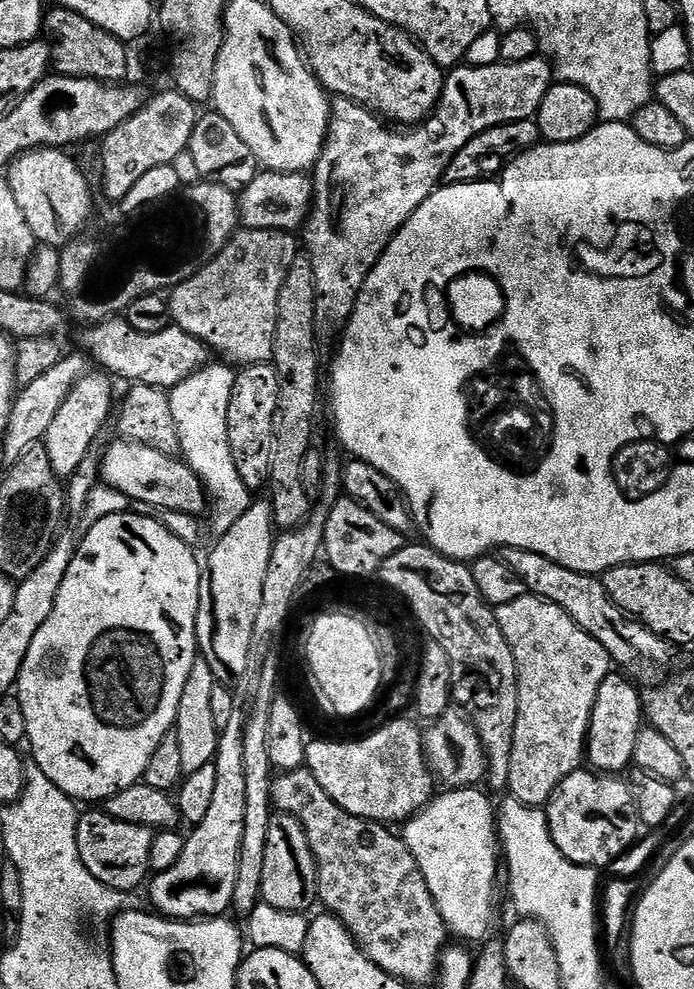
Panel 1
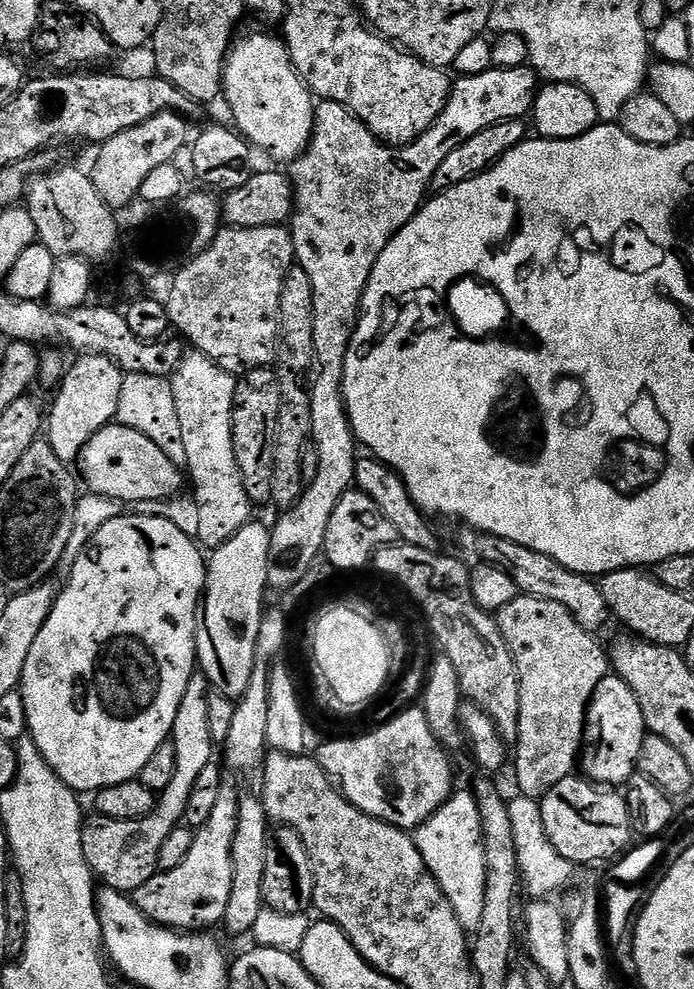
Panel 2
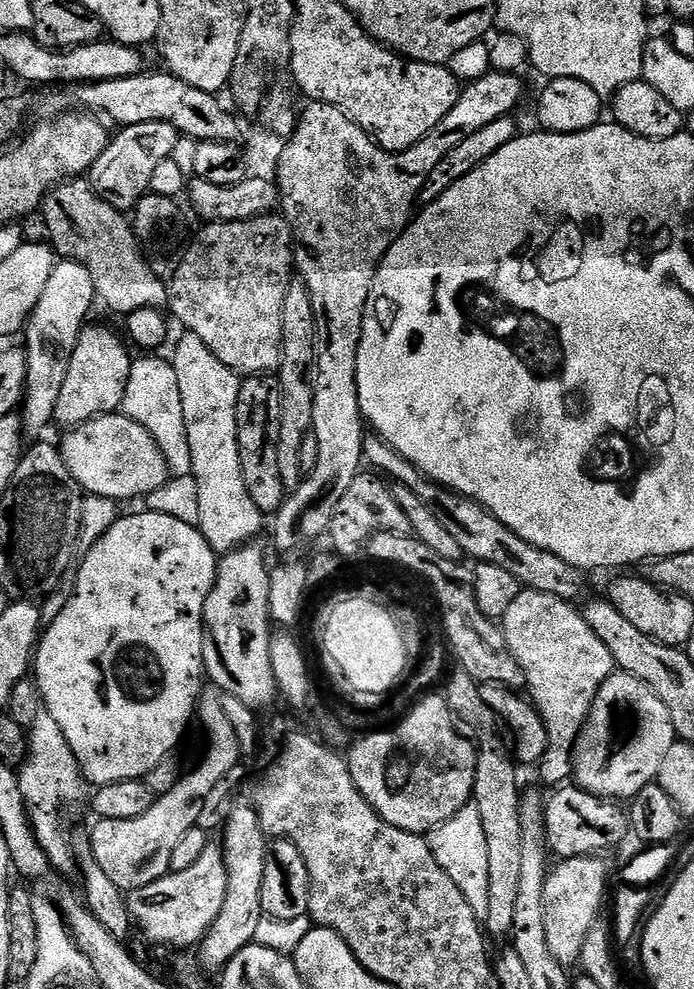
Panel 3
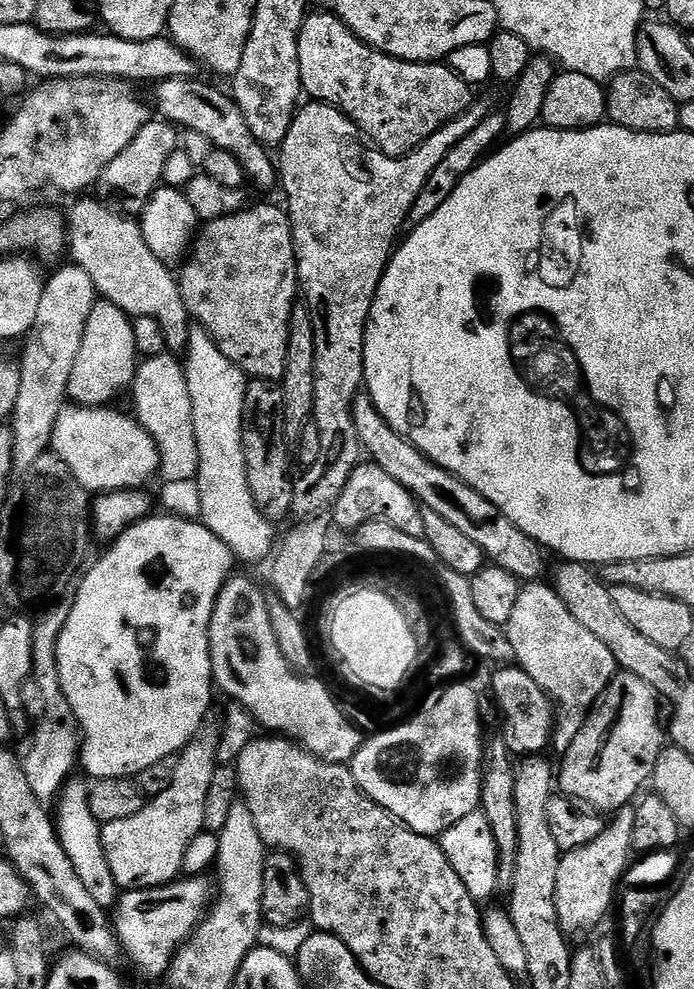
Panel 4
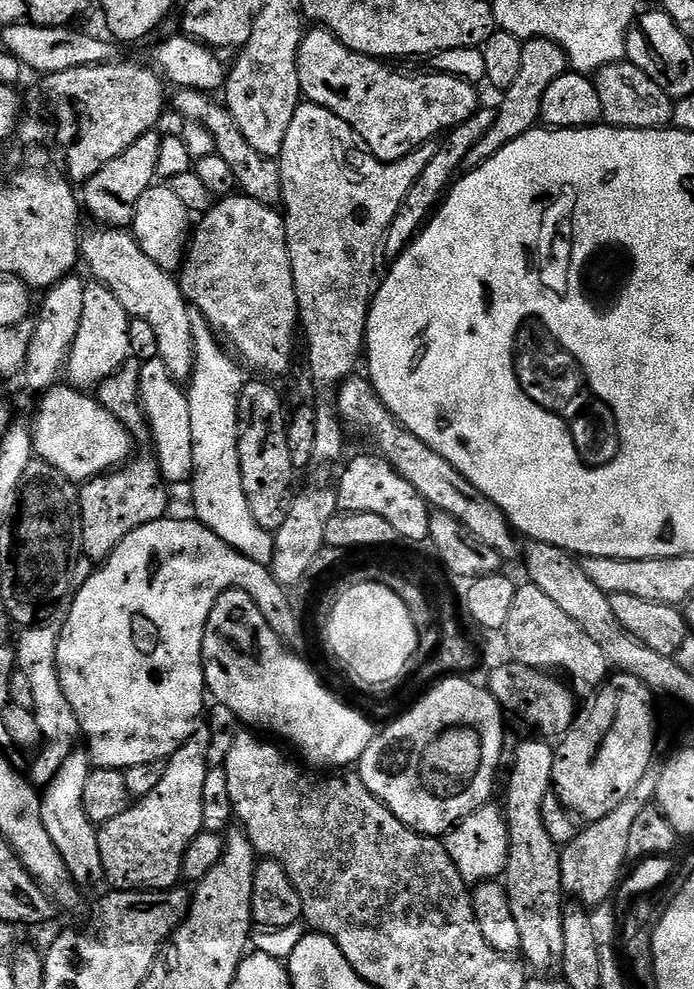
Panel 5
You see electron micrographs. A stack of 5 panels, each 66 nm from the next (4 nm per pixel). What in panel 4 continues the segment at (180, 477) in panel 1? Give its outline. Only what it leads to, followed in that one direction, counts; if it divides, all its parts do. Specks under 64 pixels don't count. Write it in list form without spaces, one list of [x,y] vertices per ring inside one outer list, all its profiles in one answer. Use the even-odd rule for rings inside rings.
[[[64,406],[57,412],[52,426],[50,448],[55,459],[88,494],[140,490],[158,472],[160,460],[149,433],[137,419],[114,409],[112,406]]]

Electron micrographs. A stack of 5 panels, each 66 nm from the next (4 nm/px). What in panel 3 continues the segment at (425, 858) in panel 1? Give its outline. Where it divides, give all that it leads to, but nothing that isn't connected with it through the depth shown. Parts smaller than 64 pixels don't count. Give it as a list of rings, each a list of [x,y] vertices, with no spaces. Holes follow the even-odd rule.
[[[470,802],[462,810],[458,810],[458,814],[427,833],[426,839],[438,866],[446,870],[446,874],[450,874],[454,886],[462,890],[472,909],[478,914],[484,914],[489,893],[489,855],[485,831],[482,830],[482,817],[476,803]]]

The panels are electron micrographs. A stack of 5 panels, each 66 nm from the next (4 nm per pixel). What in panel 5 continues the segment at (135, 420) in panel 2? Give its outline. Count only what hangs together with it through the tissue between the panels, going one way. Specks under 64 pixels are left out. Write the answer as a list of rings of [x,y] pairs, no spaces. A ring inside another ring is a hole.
[[[159,357],[143,361],[139,369],[140,406],[148,432],[151,432],[154,440],[154,455],[159,462],[160,476],[170,486],[178,482],[190,482],[193,472],[193,434],[187,393],[173,379]]]

